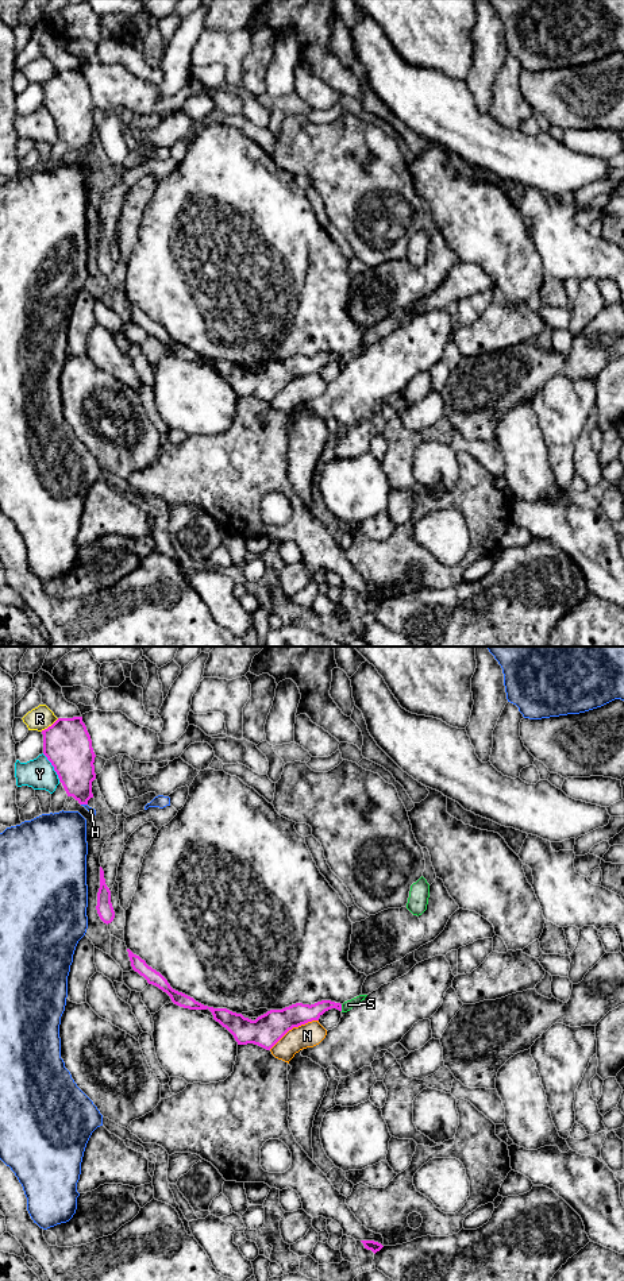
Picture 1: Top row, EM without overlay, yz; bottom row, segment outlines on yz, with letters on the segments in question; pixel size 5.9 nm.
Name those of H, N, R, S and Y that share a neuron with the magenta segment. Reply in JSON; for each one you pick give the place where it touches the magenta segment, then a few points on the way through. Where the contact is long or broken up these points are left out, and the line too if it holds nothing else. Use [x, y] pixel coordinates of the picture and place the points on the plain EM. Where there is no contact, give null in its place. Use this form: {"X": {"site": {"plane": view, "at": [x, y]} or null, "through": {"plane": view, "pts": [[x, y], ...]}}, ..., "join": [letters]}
{"join": []}

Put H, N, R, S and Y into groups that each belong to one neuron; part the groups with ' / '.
H / N / R S / Y

